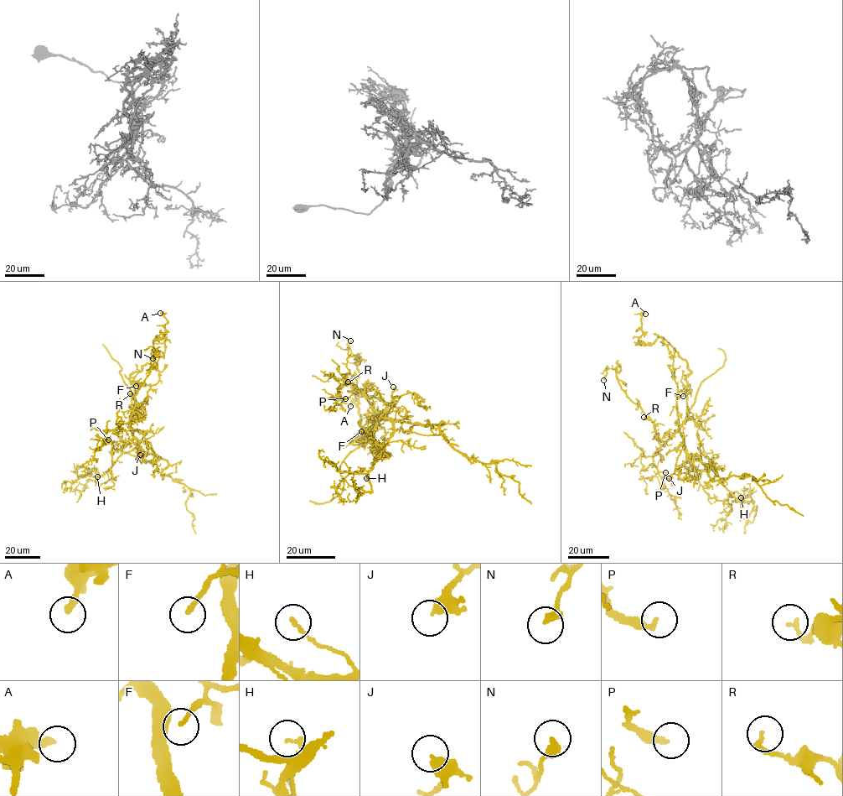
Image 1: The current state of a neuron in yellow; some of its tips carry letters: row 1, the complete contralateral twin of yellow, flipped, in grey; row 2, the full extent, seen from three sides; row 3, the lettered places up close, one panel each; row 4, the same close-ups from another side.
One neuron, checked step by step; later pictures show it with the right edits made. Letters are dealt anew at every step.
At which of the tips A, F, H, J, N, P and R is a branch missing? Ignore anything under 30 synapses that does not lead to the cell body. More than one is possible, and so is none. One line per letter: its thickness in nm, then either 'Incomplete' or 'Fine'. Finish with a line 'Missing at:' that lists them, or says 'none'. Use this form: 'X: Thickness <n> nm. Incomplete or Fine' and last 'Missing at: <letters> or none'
A: Thickness 240 nm. Fine
F: Thickness 160 nm. Fine
H: Thickness 170 nm. Fine
J: Thickness 320 nm. Fine
N: Thickness 280 nm. Fine
P: Thickness 240 nm. Fine
R: Thickness 160 nm. Fine
Missing at: none

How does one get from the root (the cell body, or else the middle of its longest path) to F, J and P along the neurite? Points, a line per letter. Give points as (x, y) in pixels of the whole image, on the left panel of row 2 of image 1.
F: (131, 425), (131, 417), (137, 411), (132, 398), (133, 382), (137, 383), (136, 386)
J: (131, 425), (131, 441), (141, 449), (140, 455)
P: (131, 425), (134, 414), (136, 416), (130, 421), (106, 430), (105, 438), (108, 439)

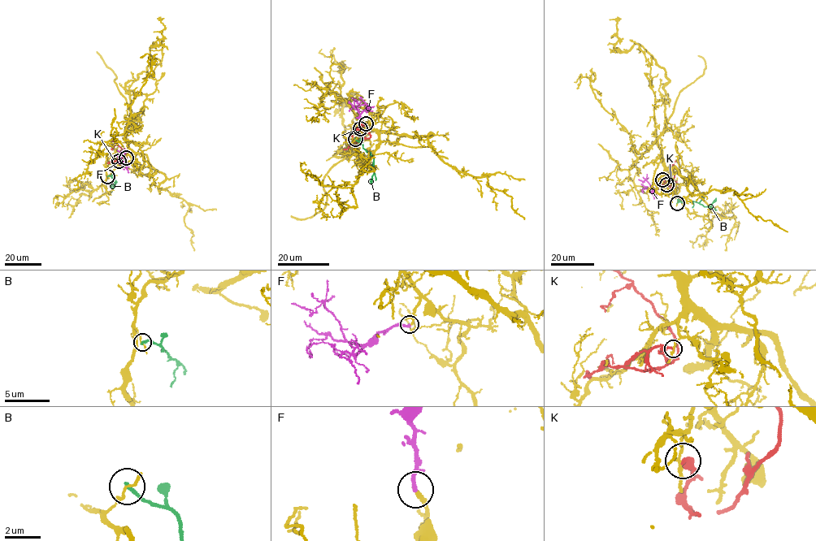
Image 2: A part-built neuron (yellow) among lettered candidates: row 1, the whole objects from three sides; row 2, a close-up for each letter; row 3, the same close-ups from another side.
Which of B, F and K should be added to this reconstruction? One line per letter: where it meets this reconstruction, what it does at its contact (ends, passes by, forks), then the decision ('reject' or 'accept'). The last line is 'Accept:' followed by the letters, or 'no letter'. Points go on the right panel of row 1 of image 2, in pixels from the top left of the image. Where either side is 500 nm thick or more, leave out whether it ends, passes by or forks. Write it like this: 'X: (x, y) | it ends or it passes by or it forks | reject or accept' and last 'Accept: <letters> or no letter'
B: (677, 203) | it ends | reject
F: (666, 184) | it ends | accept
K: (662, 179) | it ends | reject
Accept: F

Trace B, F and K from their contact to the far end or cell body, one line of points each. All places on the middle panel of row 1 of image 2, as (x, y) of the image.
B: (355, 139), (362, 143), (374, 157), (371, 183)
F: (360, 129), (358, 104), (351, 97)
K: (366, 123), (357, 130), (367, 132), (369, 138), (353, 144), (347, 138)

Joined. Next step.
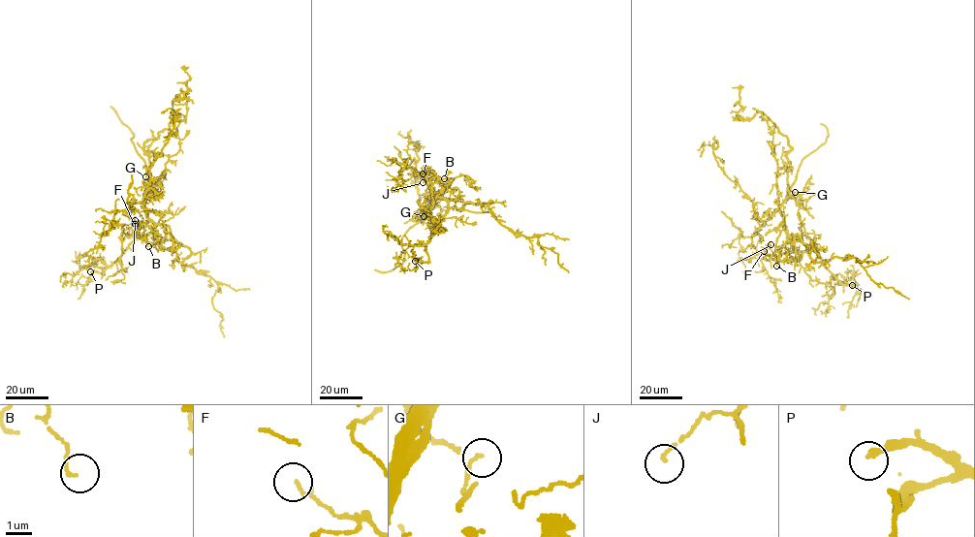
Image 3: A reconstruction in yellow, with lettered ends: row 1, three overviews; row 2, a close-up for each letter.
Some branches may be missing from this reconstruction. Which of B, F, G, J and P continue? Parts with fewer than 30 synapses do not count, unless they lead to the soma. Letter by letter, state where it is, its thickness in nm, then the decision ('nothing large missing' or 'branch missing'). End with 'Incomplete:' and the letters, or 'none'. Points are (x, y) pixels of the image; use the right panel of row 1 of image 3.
B: (776, 266) | 110 nm | nothing large missing
F: (764, 251) | 120 nm | nothing large missing
G: (795, 192) | 80 nm | branch missing
J: (770, 244) | 120 nm | nothing large missing
P: (852, 285) | 190 nm | branch missing
Incomplete: G, P

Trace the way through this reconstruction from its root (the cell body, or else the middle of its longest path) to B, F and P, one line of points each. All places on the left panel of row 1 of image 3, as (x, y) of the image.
B: (144, 205), (146, 220), (137, 233), (148, 246)
F: (144, 205), (146, 220), (140, 227), (138, 235), (135, 224)
P: (144, 205), (145, 212), (154, 226), (152, 232), (136, 237), (103, 271), (104, 275), (90, 271)

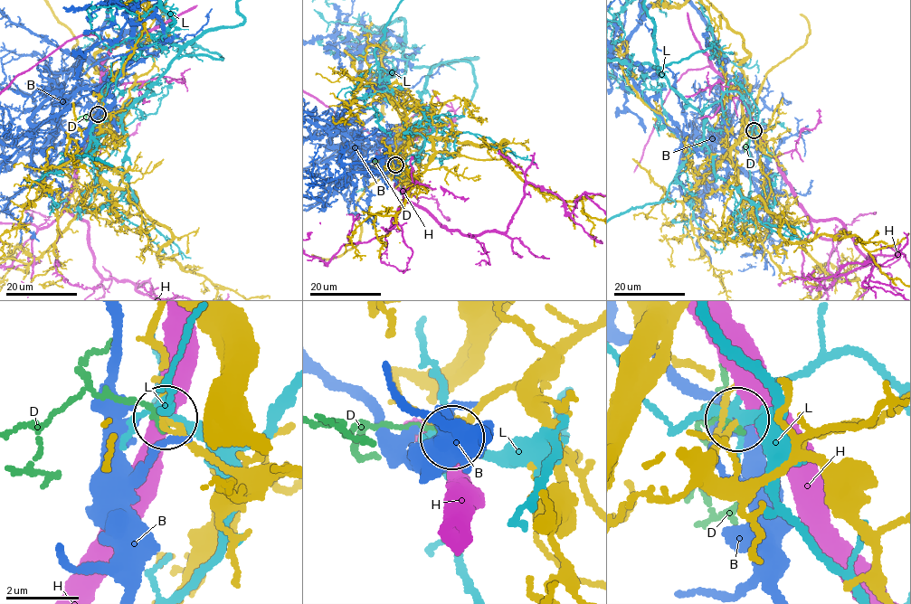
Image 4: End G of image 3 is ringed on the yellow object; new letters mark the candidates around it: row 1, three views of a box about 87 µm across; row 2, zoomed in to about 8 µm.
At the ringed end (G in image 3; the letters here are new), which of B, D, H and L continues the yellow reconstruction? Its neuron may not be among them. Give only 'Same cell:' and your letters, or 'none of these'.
Same cell: none of these

